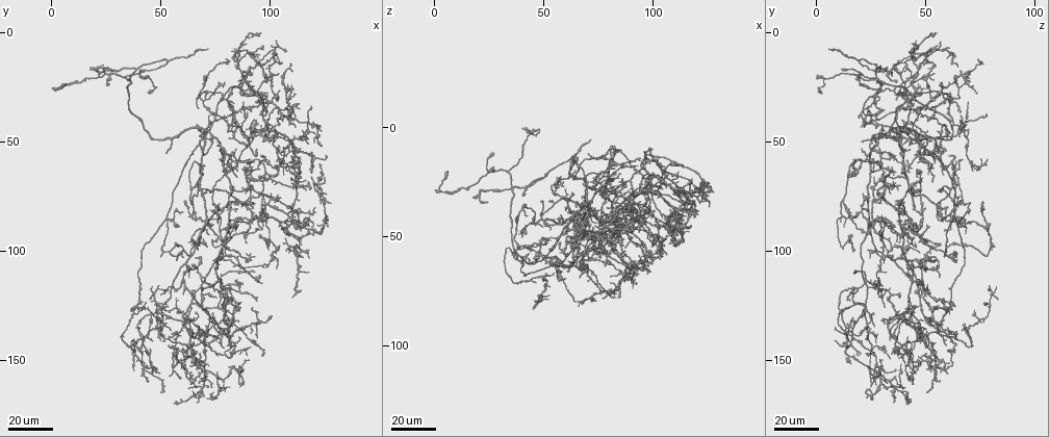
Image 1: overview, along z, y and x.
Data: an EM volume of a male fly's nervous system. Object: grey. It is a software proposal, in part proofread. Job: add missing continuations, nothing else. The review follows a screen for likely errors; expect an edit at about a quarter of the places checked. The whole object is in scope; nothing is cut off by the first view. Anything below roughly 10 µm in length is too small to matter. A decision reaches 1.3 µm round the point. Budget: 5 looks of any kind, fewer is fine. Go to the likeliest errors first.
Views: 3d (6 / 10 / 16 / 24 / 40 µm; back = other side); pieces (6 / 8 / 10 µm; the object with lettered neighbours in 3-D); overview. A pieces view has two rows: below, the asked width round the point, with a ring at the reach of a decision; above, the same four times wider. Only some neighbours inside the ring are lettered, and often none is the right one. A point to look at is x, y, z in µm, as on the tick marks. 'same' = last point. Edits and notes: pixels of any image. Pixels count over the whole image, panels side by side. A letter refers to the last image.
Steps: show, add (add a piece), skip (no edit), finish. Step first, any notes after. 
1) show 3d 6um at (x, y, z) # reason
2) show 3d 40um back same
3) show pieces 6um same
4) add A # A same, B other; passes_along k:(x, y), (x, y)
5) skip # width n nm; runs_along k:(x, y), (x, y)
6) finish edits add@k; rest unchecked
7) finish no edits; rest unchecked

show 3d 24um at (52, 55, 56) # branch stops here

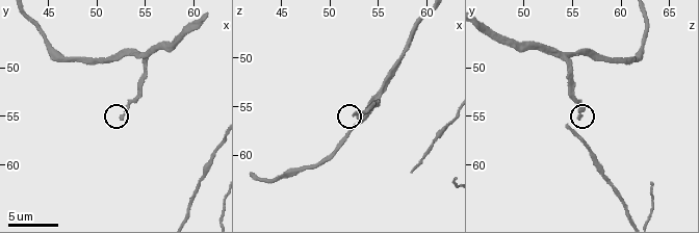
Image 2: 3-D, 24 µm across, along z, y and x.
show pieces 10um at (52.6, 55.4, 55.6)

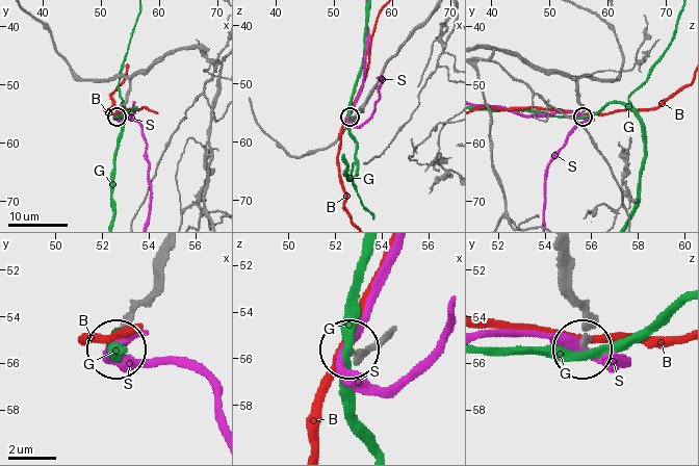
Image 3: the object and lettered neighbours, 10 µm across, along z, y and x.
skip # B other, G other, S other; runs_along 3:(557, 254), (559, 284), (580, 314), (580, 347); no lettered piece goes on from it

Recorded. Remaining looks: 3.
show 3d 40um at (49, 156, 46) # thin end

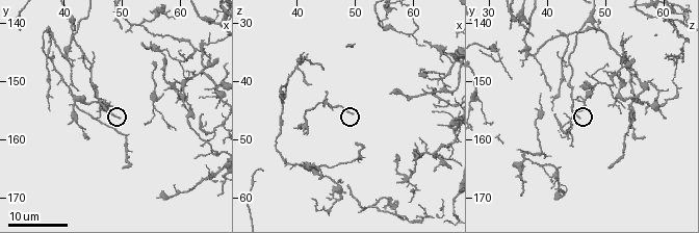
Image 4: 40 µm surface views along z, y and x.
show pieces 6um at (49.0, 156.5, 45.5)

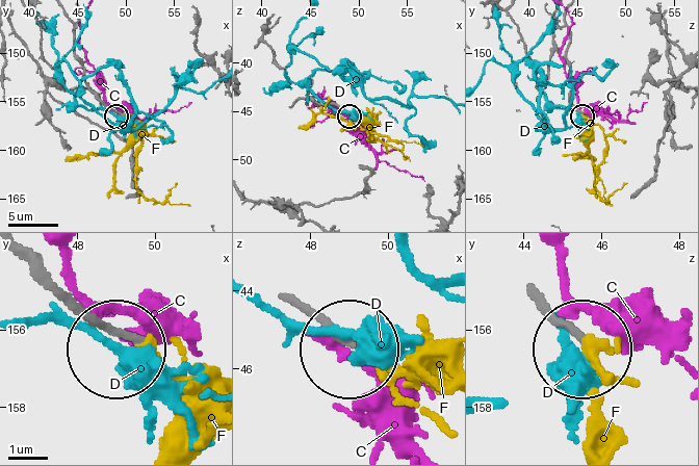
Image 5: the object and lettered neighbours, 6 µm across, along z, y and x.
add F # C other, D other, F same; passes_along 5:(305, 309), (394, 362), (441, 428); it goes on there

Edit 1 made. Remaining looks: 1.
finish edits add@5; rest unchecked

